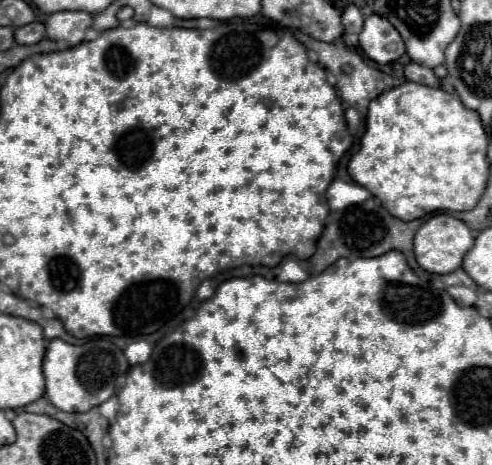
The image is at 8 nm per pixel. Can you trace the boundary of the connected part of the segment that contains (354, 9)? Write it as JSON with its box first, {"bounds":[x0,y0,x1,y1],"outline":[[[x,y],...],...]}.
{"bounds":[342,4,364,34],"outline":[[[350,4],[342,10],[342,26],[346,34],[360,34],[360,28],[364,26],[364,14],[358,6]]]}

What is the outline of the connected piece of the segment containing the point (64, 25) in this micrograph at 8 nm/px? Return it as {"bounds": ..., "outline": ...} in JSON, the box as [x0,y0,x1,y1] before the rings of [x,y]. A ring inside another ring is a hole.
{"bounds":[46,10,92,46],"outline":[[[84,10],[76,12],[56,12],[46,20],[46,38],[64,40],[76,46],[84,40],[86,30],[92,26],[92,14]]]}

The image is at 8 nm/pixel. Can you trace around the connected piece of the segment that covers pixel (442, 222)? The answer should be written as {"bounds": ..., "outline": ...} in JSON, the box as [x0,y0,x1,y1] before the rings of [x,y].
{"bounds":[414,214,474,274],"outline":[[[436,214],[436,216],[428,218],[418,228],[416,238],[414,238],[416,260],[426,272],[432,272],[432,274],[450,274],[450,272],[458,270],[462,266],[462,260],[464,260],[466,252],[472,246],[474,246],[474,238],[472,238],[470,228],[462,220],[458,220],[454,216],[448,216],[448,214]]]}

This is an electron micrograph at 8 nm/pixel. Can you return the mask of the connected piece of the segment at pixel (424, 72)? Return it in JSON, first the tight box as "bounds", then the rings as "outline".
{"bounds":[404,62,440,86],"outline":[[[408,62],[404,66],[404,74],[408,80],[412,82],[418,82],[418,84],[424,84],[424,86],[440,86],[440,80],[434,76],[434,72],[430,68],[424,68],[416,62]]]}

